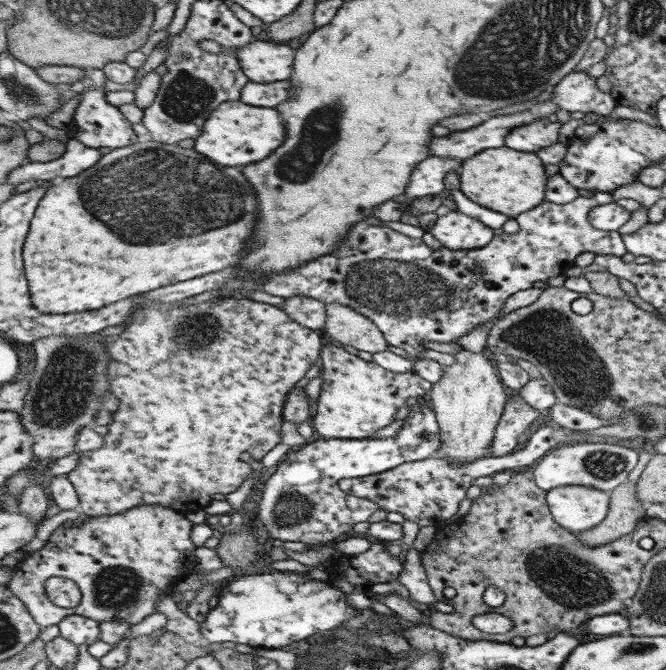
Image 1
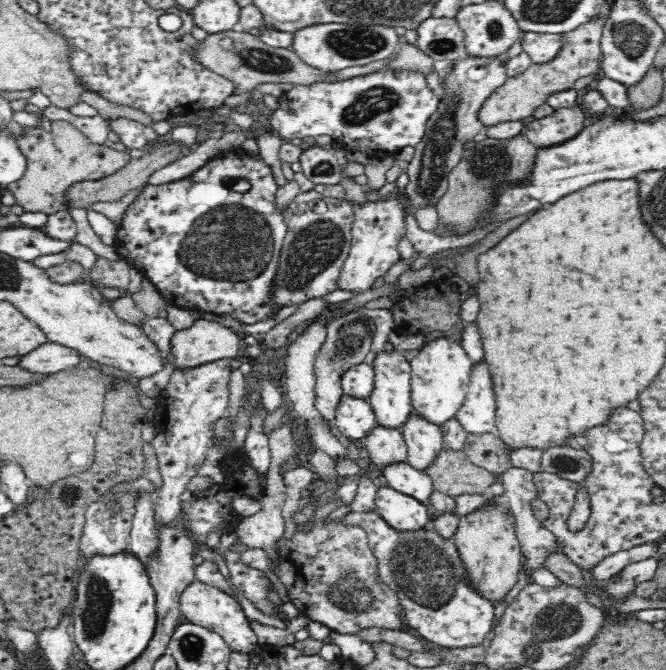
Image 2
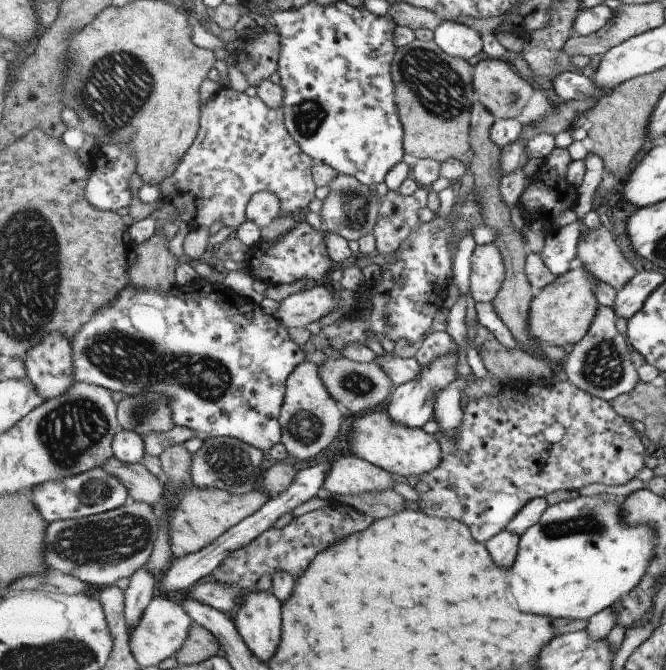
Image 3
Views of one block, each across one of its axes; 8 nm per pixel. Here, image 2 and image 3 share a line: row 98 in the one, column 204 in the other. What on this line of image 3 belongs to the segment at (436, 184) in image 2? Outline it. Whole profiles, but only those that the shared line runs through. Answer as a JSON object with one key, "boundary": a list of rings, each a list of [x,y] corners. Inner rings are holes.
{"boundary":[[[215,437],[203,442],[201,448],[192,454],[192,480],[199,488],[220,488],[238,495],[246,495],[255,490],[255,484],[263,472],[265,452],[242,440],[231,437]]]}

